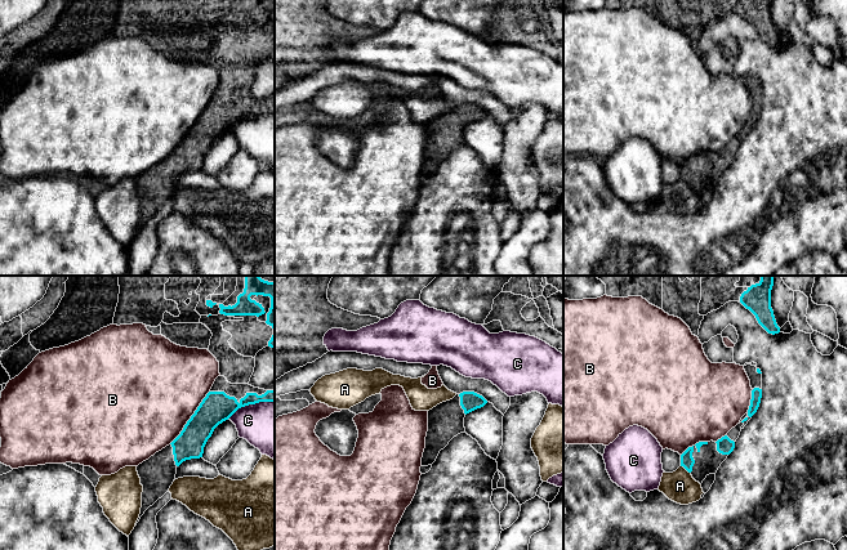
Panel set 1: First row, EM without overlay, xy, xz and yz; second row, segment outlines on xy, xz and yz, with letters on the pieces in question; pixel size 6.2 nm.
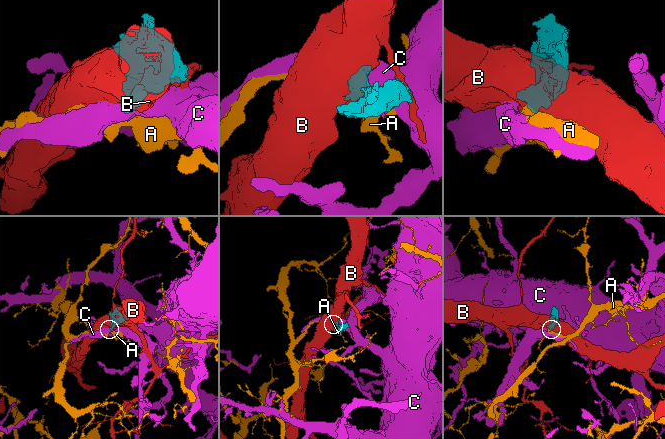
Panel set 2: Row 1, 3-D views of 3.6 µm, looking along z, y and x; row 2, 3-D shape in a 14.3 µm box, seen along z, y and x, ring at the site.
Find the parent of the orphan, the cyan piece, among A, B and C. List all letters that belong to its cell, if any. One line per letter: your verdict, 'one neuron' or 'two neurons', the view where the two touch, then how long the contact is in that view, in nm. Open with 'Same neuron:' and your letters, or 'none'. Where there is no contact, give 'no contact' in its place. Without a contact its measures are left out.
Same neuron: none
A: two neurons | yz | 80 nm
B: two neurons | xy | 420 nm
C: two neurons | xy | 300 nm

